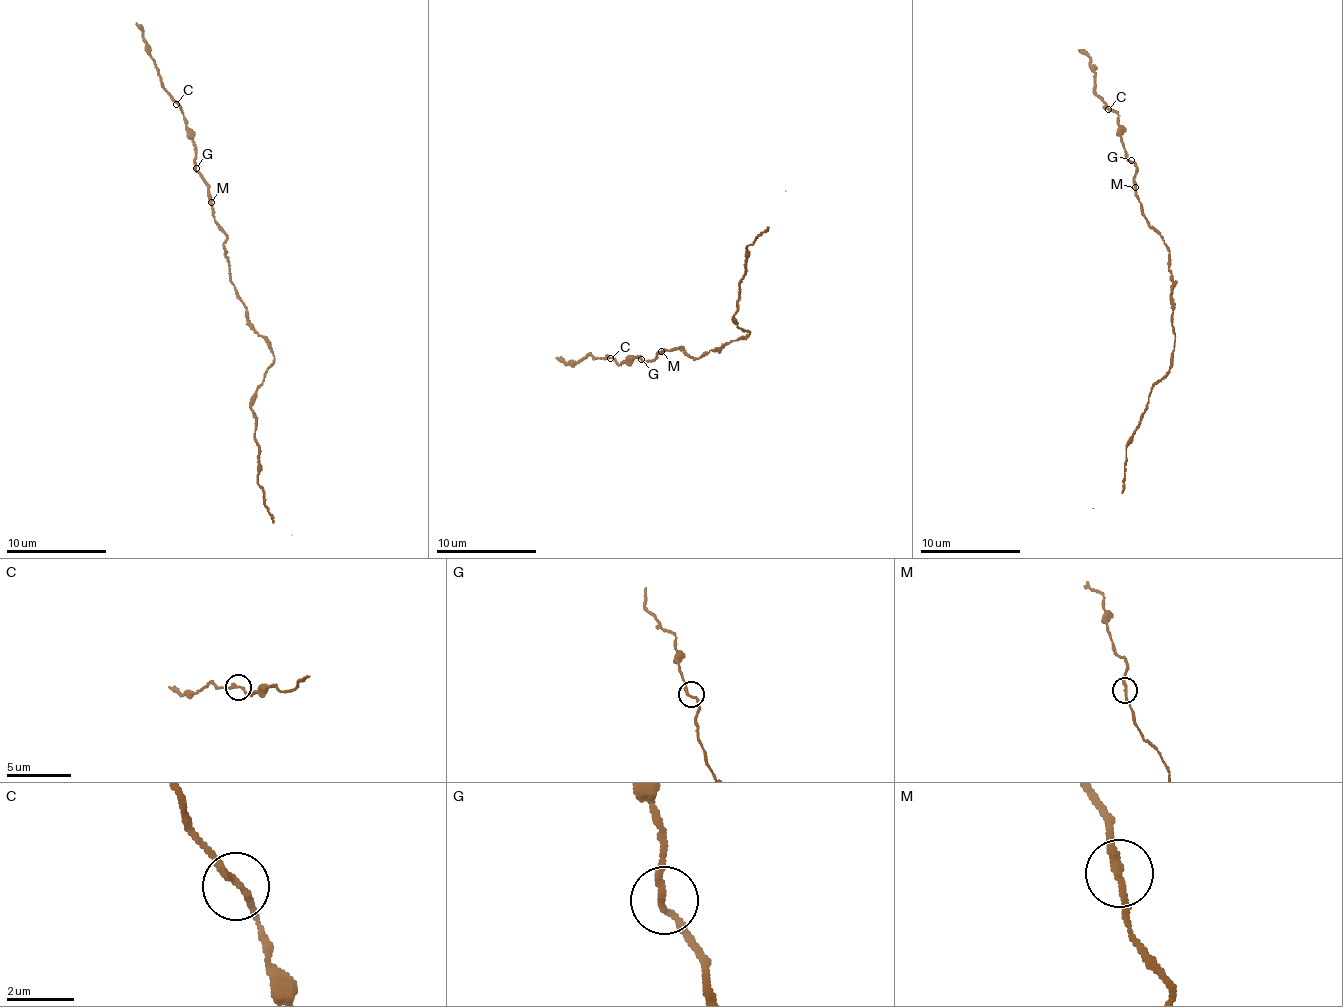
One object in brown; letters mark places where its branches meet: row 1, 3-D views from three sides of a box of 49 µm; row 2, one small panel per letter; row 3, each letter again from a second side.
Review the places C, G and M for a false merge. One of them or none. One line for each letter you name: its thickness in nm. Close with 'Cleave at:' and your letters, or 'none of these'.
Cleave at: none of these

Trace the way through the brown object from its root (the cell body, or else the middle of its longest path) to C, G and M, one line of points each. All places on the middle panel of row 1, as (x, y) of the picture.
C: (711, 349), (698, 358), (680, 346), (665, 348), (647, 362), (636, 356), (622, 365), (610, 358)
G: (711, 349), (698, 358), (691, 358), (681, 351), (680, 346), (671, 351), (665, 348), (652, 361), (641, 359)
M: (711, 349), (698, 358), (691, 358), (681, 351), (680, 346), (661, 351)

